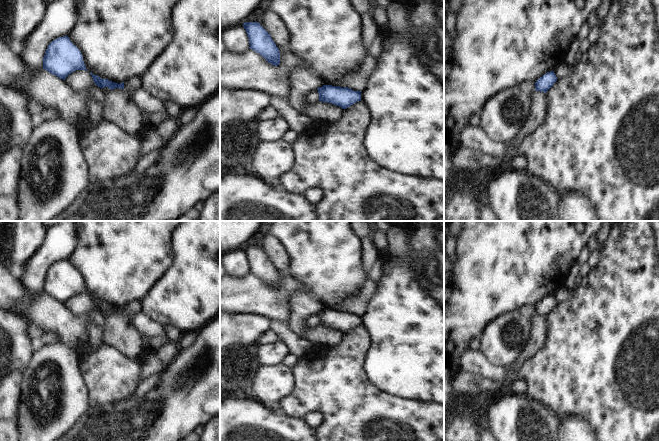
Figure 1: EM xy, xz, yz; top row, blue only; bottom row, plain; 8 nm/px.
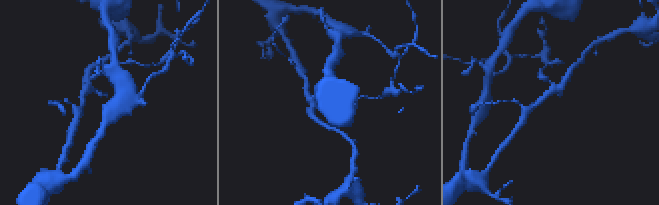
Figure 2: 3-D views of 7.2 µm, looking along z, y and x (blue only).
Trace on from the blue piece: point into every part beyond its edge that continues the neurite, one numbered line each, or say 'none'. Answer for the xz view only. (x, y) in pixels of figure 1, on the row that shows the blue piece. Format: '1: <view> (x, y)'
none

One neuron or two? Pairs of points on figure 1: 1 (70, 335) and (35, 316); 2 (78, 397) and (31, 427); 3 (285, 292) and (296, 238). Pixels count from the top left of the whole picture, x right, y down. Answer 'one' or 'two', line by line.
1: one
2: one
3: two

